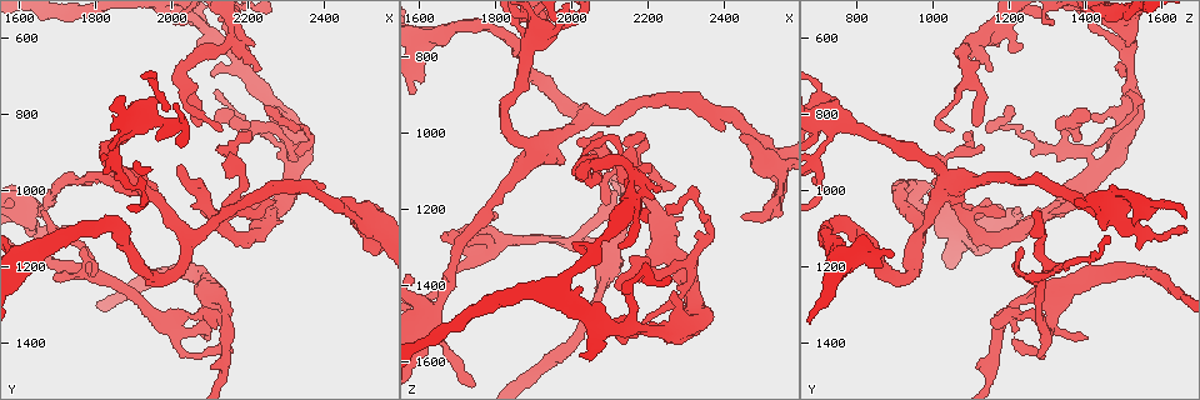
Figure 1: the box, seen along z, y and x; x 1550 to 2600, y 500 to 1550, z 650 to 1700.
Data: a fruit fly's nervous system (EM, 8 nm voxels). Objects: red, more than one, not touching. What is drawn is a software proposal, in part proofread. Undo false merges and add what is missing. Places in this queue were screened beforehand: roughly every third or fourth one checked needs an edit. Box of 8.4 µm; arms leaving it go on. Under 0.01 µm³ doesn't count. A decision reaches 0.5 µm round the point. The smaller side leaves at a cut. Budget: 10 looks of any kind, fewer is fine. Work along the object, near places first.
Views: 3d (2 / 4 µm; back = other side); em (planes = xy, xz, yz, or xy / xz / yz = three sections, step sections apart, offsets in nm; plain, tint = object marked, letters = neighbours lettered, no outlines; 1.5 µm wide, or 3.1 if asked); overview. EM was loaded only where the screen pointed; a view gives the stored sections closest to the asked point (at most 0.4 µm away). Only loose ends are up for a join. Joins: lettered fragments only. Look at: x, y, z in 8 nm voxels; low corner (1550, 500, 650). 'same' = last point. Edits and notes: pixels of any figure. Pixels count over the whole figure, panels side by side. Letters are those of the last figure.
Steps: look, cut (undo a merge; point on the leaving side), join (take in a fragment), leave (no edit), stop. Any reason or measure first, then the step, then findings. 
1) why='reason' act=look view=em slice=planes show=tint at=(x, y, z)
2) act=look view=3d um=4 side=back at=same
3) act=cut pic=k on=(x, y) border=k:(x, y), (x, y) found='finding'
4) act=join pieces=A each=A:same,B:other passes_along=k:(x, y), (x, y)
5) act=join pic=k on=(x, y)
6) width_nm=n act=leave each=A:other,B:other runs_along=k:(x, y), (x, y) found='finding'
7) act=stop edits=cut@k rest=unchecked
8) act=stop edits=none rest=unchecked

why='a fork' act=look view=3d um=2 at=(2055, 1125, 960)

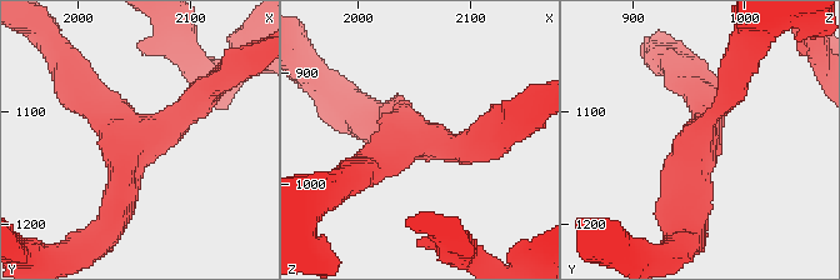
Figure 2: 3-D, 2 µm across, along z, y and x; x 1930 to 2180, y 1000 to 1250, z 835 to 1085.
arms=3 arm_widths_nm=220,240,260 why='shape alone is not enough' act=look view=em slice=planes show=plain at=(2050, 1120, 960)

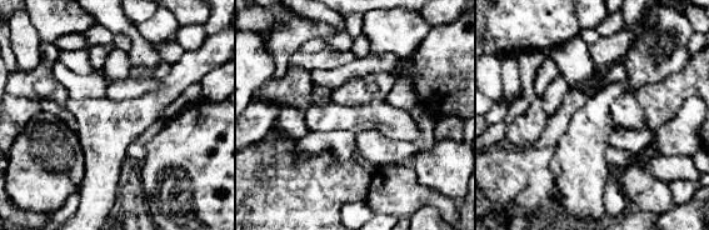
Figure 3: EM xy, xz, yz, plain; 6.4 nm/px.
why='see the neighbours' act=look view=em slice=planes show=letters at=same

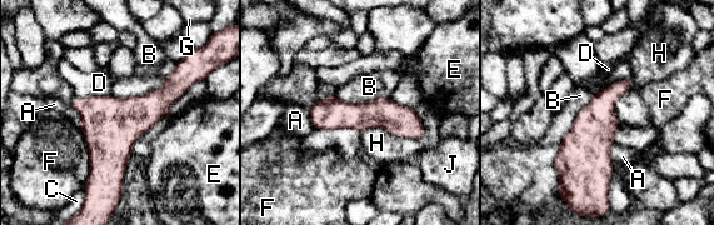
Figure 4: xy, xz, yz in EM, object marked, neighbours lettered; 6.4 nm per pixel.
act=leave each=A:other,B:other,C:other,D:other,E:other,F:other,G:other,H:other,J:other runs_along=4:(313, 111), (392, 115), (420, 135) found='one neuron here'

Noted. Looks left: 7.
why='thin end' act=look view=3d um=4 at=(2245, 790, 1195)

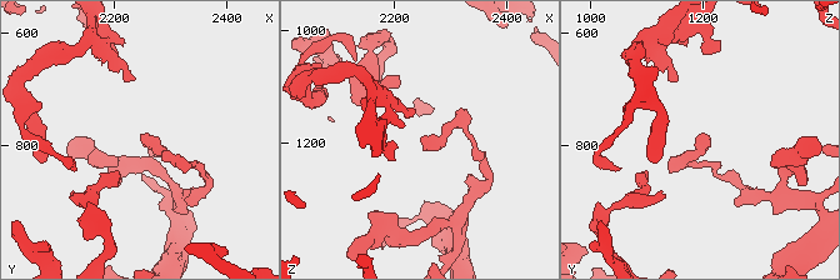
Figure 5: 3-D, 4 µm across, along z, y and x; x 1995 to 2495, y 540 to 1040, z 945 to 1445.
why='need the tissue' act=look view=em slice=yz step=8 show=letters at=(2240, 785, 1195)

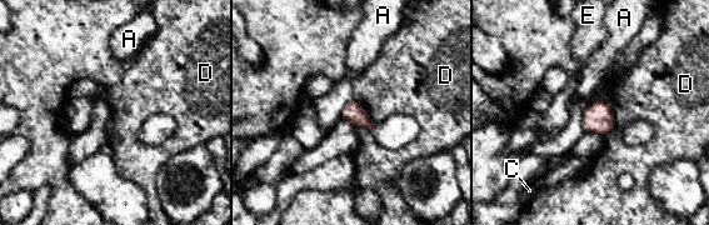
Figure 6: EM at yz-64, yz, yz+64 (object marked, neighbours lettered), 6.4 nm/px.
act=look view=em slice=xz step=4 show=letters at=same

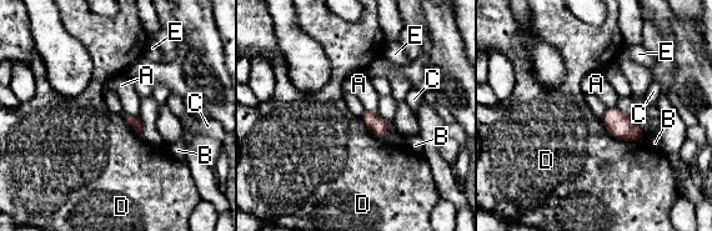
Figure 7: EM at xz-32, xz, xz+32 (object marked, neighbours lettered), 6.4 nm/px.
longest_contact=D:260nm act=leave each=A:other,B:other,C:other,D:other,E:other border=7:(600, 117), (611, 135), (632, 141) found='no lettered fragment goes on from it'

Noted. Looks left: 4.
why='calibre changes' act=look view=em slice=planes show=letters at=(2325, 940, 1445)

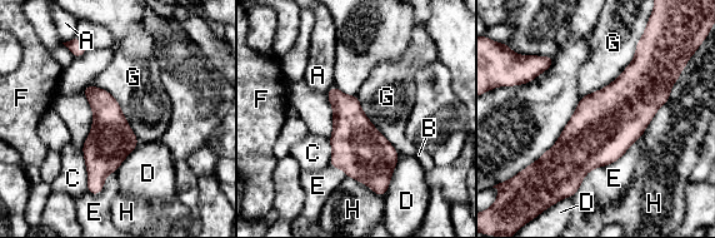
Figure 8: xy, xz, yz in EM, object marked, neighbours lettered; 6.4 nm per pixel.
act=leave each=A:other,B:other,C:other,D:other,E:other,F:other,G:other,H:other border=8:(641, 35), (633, 60), (580, 98) found='one neuron here'

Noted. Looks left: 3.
why='branch stops here' act=look view=em slice=xy step=4 show=plain at=(2450, 1045, 1220)

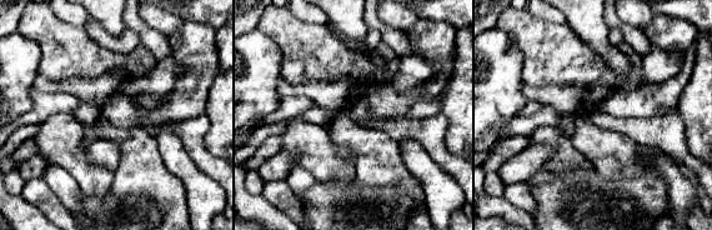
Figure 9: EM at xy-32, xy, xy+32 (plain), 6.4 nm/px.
why='with the object marked' act=look view=em slice=xy step=4 show=tint at=same

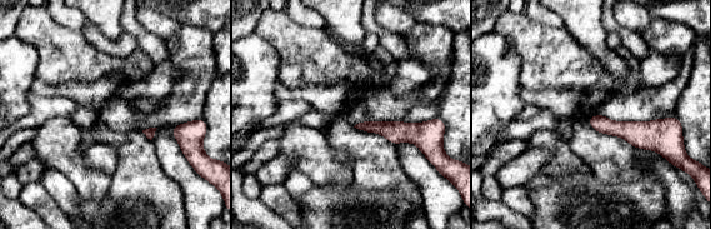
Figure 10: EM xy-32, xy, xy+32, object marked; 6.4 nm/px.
why='see the neighbours' act=look view=em slice=xy step=4 show=letters at=same

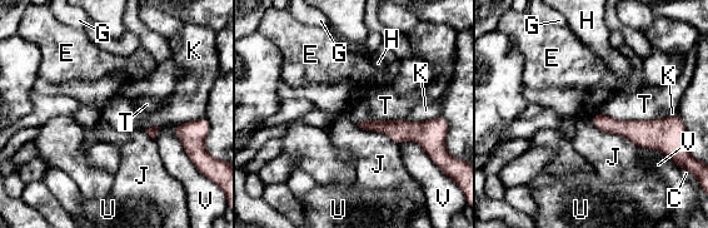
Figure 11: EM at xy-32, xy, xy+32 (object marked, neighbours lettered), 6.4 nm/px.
longest_contact=T:400nm act=leave each=C:other,E:other,G:other,H:other,J:other,K:other,T:other,U:other,V:other runs_along=11:(594, 119), (669, 120) found='none of them fits'

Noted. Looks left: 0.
act=stop edits=none rest=unchecked

